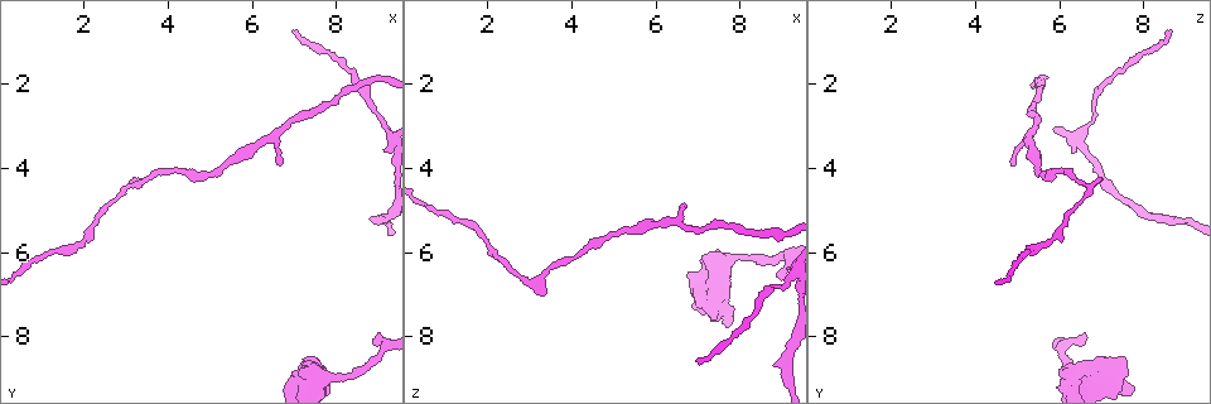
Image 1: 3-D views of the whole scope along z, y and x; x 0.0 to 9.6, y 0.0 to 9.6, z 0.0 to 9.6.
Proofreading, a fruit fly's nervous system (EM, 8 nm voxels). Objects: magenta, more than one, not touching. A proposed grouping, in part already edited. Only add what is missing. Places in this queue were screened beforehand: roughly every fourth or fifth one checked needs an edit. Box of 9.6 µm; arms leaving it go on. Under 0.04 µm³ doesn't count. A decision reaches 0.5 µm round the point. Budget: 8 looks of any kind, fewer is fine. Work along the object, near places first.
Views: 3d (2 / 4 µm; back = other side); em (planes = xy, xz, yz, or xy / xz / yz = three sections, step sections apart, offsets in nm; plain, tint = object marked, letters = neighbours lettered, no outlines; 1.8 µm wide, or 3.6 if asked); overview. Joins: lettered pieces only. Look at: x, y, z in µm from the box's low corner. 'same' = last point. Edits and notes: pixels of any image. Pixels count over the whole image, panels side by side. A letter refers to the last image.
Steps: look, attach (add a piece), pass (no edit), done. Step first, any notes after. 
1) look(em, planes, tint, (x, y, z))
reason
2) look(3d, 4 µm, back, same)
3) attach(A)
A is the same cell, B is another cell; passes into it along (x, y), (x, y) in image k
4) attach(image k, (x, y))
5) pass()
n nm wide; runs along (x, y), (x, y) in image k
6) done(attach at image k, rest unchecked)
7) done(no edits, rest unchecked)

look(em, yz, step 16, tint, (8.95, 7.90, 6.70))
tapers out

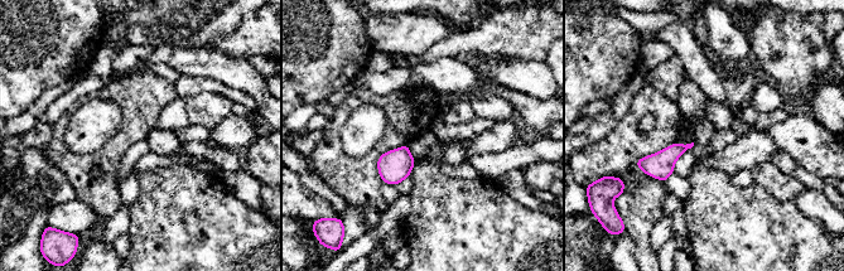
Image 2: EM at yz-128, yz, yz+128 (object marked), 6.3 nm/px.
look(em, yz, step 16, letters, same)

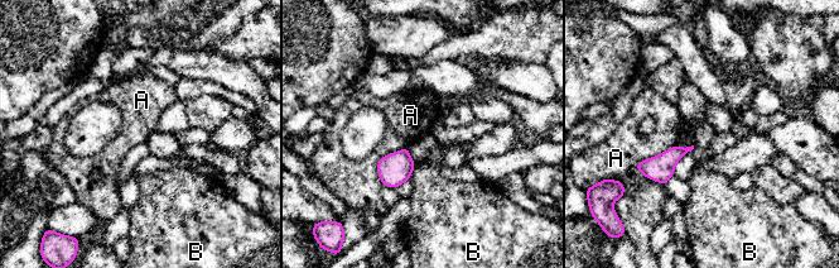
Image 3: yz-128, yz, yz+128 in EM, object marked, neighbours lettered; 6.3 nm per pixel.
pass()
A touches over 300 nm; A and B are other cells; border along (675, 144), (642, 159), (635, 168) in image 3; none of them fits

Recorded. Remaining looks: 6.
look(3d, 2 µm, back, (6.95, 0.75, 8.65))
tapers out

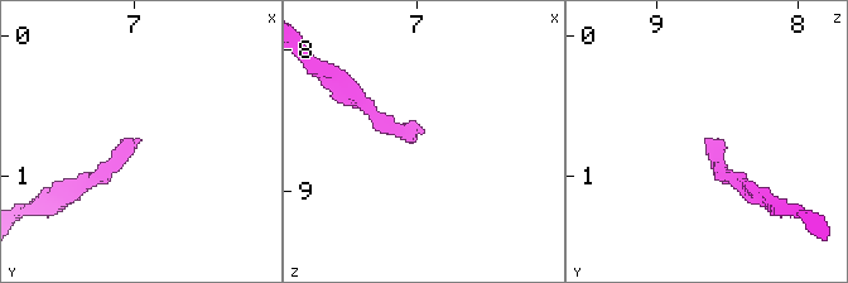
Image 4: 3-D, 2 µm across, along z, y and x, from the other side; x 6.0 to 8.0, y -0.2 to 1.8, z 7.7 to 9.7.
look(em, xy, step 8, tint, (6.98, 0.76, 8.62))
shape alone is not enough

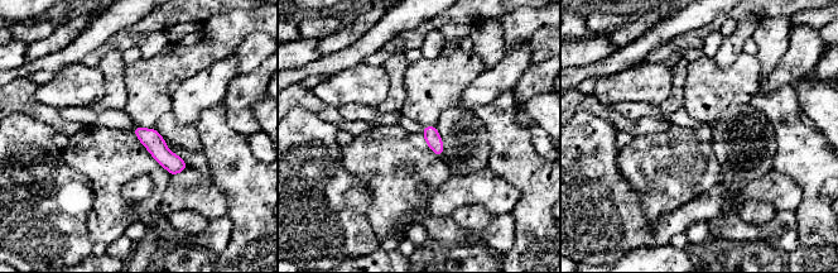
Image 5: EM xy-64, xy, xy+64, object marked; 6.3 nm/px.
look(em, planes, letters, same)

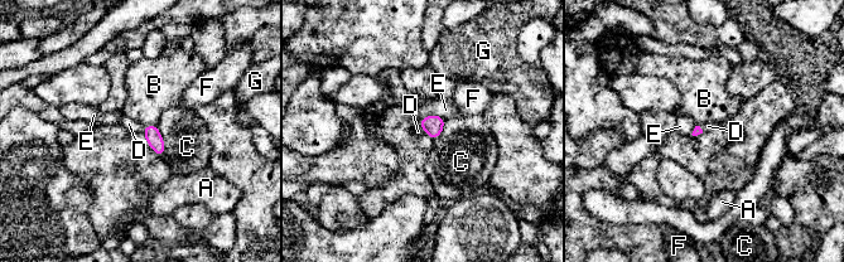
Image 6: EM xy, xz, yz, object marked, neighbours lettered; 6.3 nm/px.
attach(image 6, (129, 124))
D is the same cell, A, B, C, E, F and G are other cells; passes into it along (154, 139), (144, 129), (129, 124) in image 6; the neuron continues

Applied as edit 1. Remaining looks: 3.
look(3d, 4 µm, (7.50, 8.50, 7.50))
thick end

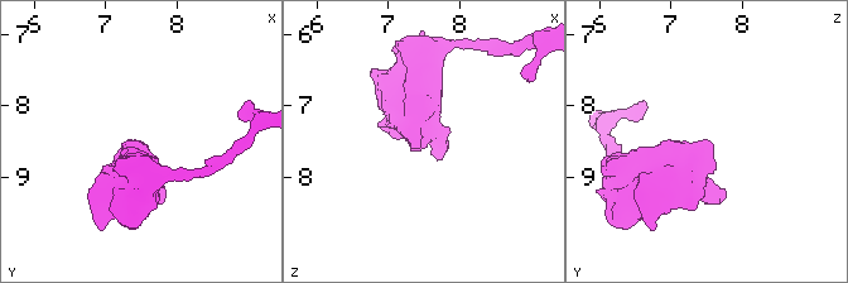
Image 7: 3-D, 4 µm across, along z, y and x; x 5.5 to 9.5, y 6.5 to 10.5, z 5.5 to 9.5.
look(em, 3.6 µm, xz, step 8, letters, (7.50, 8.50, 7.55))

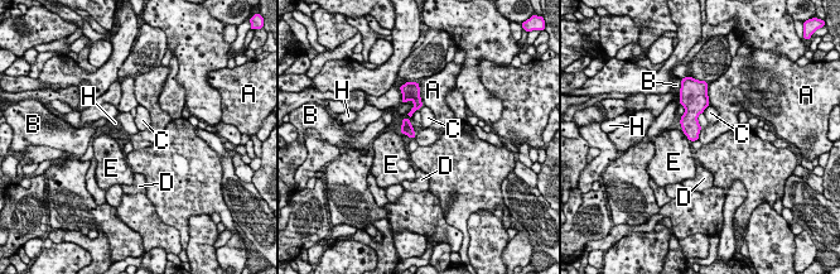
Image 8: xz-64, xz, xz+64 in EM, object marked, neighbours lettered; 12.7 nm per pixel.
look(em, 3.6 µm, planes, letters, same)
cut it another way

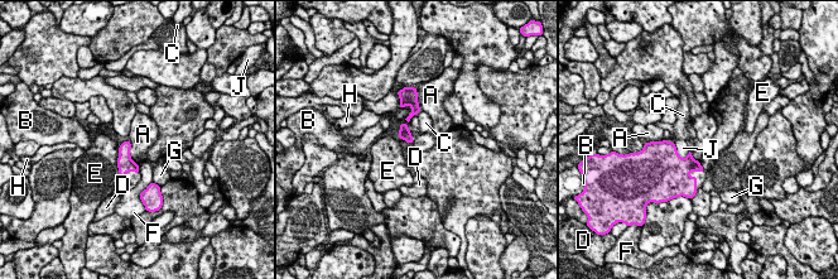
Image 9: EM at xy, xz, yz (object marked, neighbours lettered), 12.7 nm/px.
pass()
A, B, C, D, E, F, G, H and J are other cells; none of them fits

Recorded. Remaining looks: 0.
done(attach at image 6, rest unchecked)

